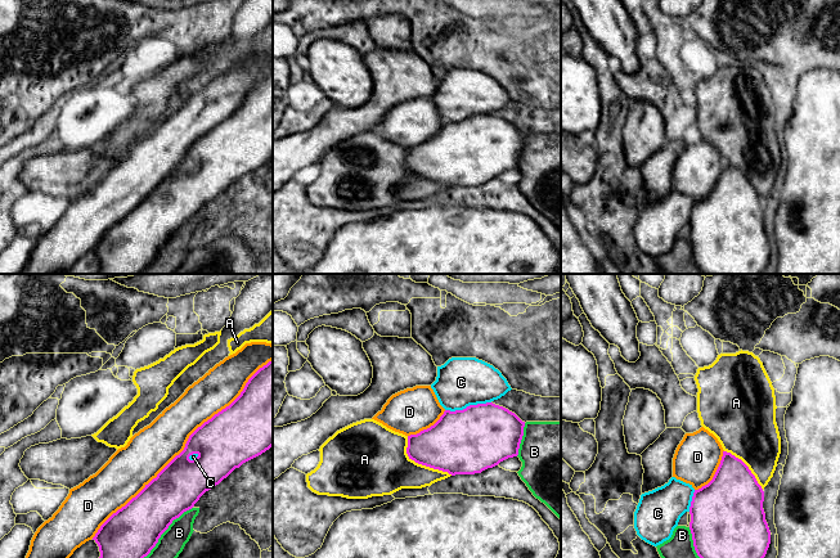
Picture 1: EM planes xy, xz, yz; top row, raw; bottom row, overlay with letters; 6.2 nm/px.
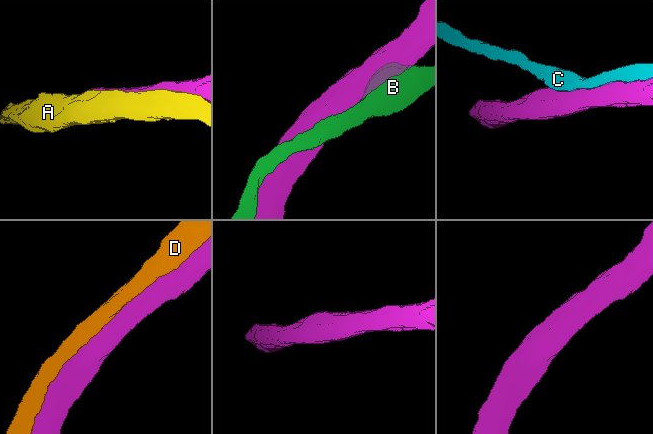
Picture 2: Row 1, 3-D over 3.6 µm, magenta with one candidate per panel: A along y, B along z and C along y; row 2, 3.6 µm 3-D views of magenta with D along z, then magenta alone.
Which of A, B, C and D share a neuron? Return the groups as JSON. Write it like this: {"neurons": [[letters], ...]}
{"neurons": [["A"], ["B"], ["C"], ["D"]]}

